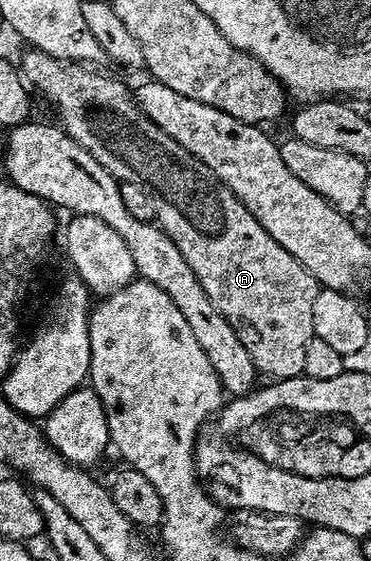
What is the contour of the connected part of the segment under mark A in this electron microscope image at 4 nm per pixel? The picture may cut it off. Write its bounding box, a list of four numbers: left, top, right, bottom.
[20,49,320,381]

